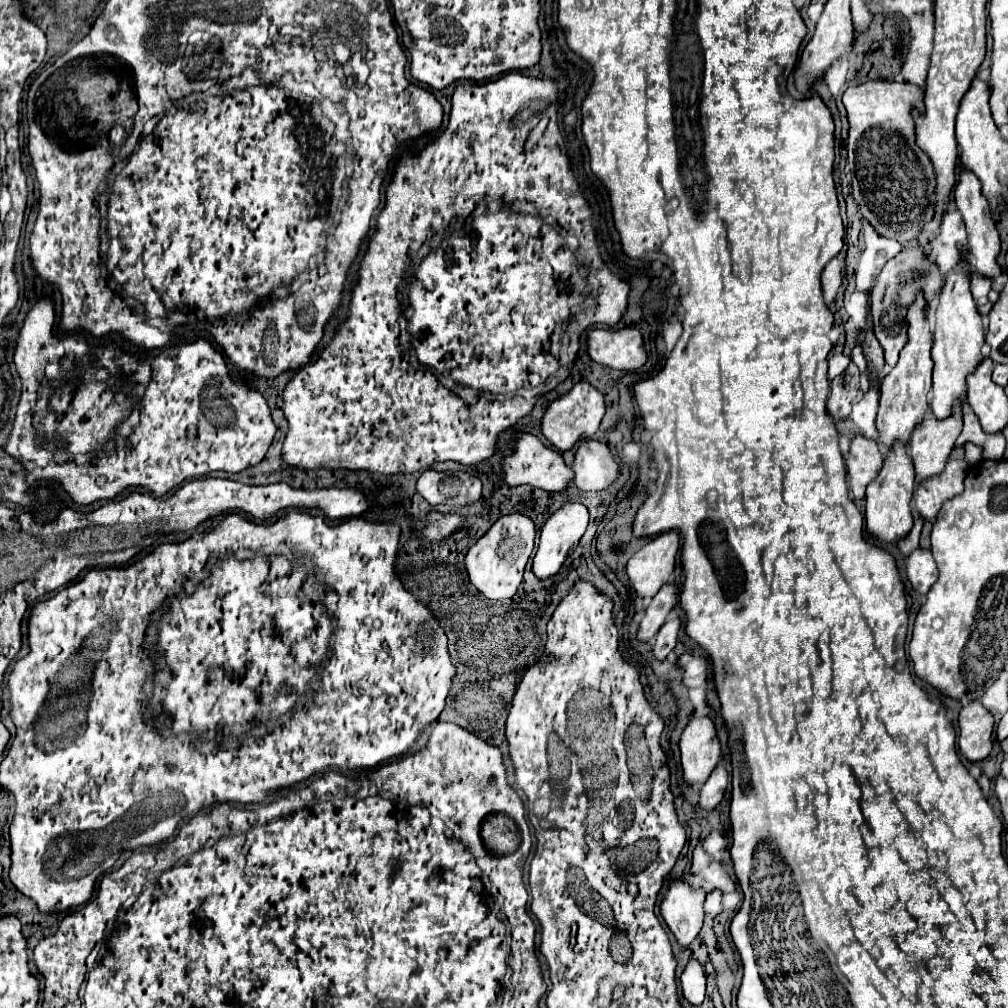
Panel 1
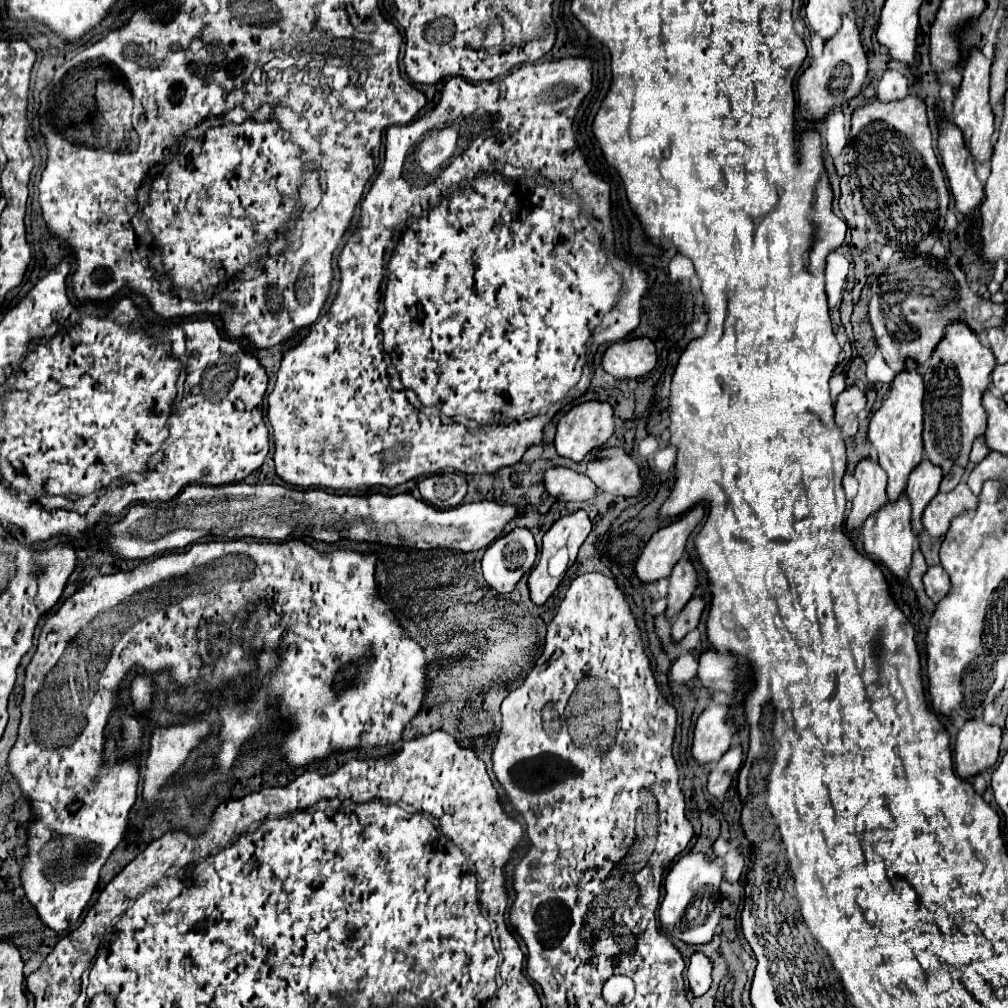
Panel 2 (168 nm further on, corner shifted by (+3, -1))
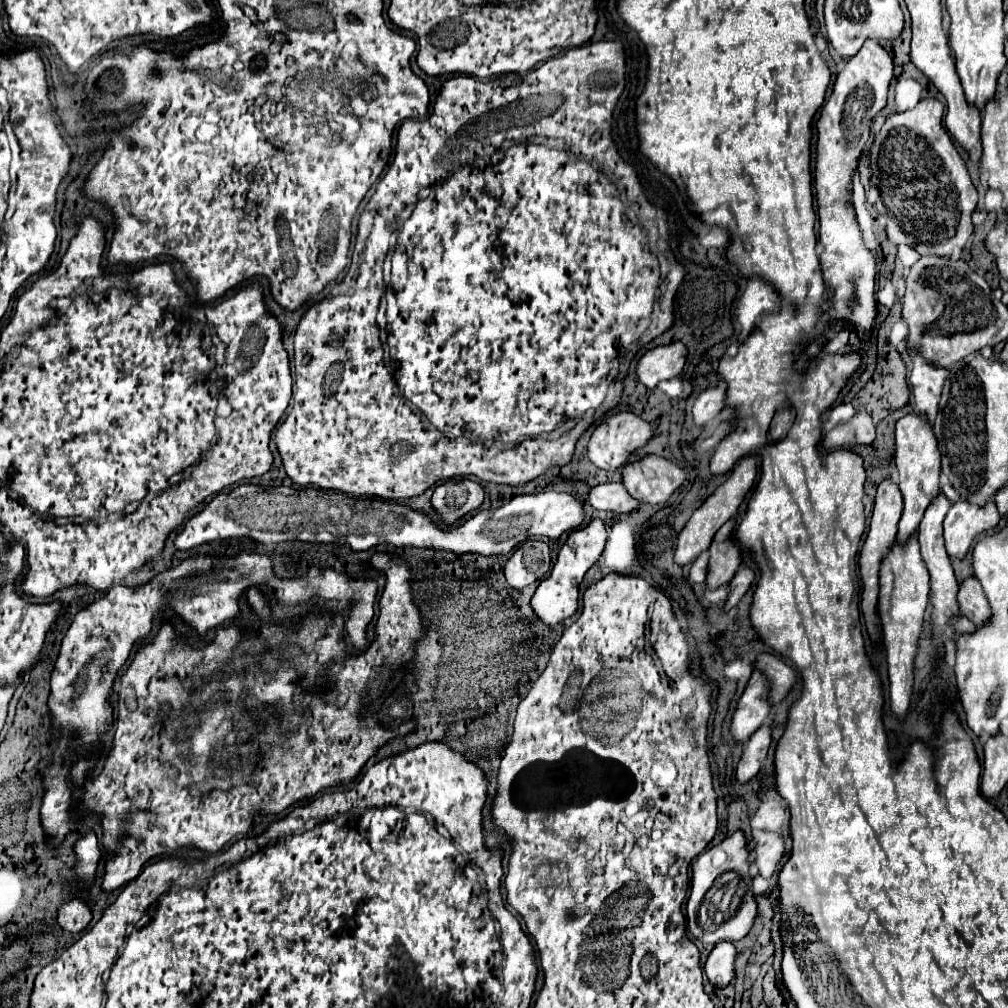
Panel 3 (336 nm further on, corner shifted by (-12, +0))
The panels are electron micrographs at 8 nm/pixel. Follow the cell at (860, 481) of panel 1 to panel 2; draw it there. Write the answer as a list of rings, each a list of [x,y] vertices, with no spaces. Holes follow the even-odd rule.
[[[870,457],[862,459],[856,465],[854,477],[860,483],[860,489],[852,501],[852,511],[848,515],[848,531],[860,527],[868,515],[878,511],[886,501],[886,475],[884,469]]]

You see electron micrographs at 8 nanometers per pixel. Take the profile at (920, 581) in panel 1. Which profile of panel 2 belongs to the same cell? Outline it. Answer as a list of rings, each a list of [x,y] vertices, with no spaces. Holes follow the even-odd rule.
[[[940,565],[928,567],[928,571],[924,573],[924,579],[922,581],[924,581],[926,595],[934,603],[938,603],[948,593],[948,589],[950,589],[950,577],[948,577],[948,573]]]

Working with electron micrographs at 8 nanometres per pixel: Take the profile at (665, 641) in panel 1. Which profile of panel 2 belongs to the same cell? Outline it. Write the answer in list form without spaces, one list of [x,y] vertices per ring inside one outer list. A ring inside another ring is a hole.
[[[692,597],[692,599],[686,603],[686,607],[680,611],[678,619],[674,619],[674,623],[672,623],[670,637],[672,637],[674,643],[678,643],[688,631],[696,629],[702,611],[704,611],[704,601],[702,601],[700,597]]]

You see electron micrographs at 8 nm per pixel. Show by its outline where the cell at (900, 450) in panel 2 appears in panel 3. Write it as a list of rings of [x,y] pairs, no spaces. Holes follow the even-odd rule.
[[[907,414],[905,418],[901,418],[897,422],[895,428],[897,434],[897,452],[895,452],[895,462],[897,462],[897,470],[899,470],[899,490],[903,494],[905,500],[905,508],[903,508],[903,516],[899,520],[899,532],[897,532],[897,540],[901,544],[905,544],[917,530],[919,530],[919,522],[923,520],[923,514],[927,510],[927,504],[931,504],[931,500],[939,494],[939,474],[941,474],[941,454],[937,450],[937,440],[933,434],[933,428],[929,426],[929,422],[925,422],[921,416],[917,414]]]

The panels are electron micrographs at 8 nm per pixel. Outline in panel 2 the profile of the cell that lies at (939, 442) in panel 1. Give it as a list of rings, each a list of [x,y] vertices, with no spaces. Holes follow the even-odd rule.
[[[924,457],[920,467],[916,467],[916,471],[912,471],[912,475],[908,477],[908,487],[906,487],[906,495],[912,503],[912,529],[914,533],[922,531],[922,511],[928,505],[928,501],[938,493],[938,485],[942,481],[940,475],[940,467],[932,467],[932,463],[928,463],[928,459]]]

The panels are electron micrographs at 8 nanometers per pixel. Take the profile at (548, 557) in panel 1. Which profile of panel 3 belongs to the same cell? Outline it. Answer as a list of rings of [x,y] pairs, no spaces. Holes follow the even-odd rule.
[[[591,520],[585,528],[573,530],[565,542],[565,546],[559,550],[557,562],[551,570],[551,574],[541,580],[541,584],[537,586],[533,598],[531,598],[531,608],[535,612],[535,616],[543,622],[547,622],[547,626],[557,626],[559,622],[563,622],[565,618],[571,618],[577,608],[579,608],[579,584],[585,576],[585,572],[599,560],[603,546],[607,540],[607,532],[601,520]]]

